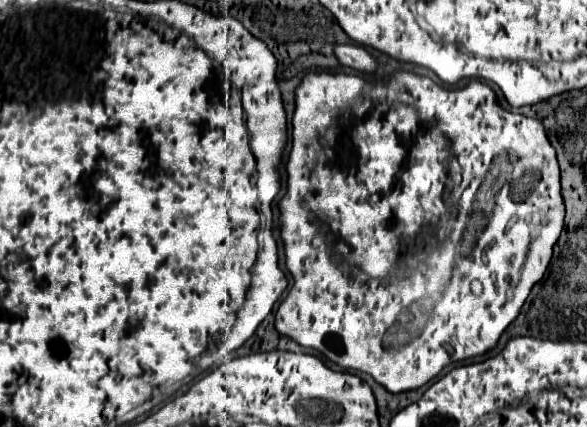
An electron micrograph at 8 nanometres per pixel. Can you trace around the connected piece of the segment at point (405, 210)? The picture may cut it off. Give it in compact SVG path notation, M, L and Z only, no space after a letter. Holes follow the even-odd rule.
M405 70L397 71L388 78L386 84L378 84L374 88L370 88L367 82L357 75L333 74L328 71L310 72L302 78L294 94L296 94L296 108L292 116L292 150L286 162L288 190L282 202L278 204L280 236L284 242L286 268L292 274L294 284L288 290L288 296L284 298L284 302L278 306L274 328L282 336L288 336L290 340L294 340L296 344L322 352L328 360L332 360L334 364L342 368L348 368L348 370L352 368L352 370L370 374L378 384L382 384L392 394L418 390L420 386L436 378L442 372L442 368L448 366L450 362L468 360L492 350L498 338L502 336L502 332L520 314L522 304L526 302L532 286L542 280L552 258L552 248L558 242L560 232L564 228L560 168L556 160L556 150L550 144L542 122L538 118L528 118L528 116L504 110L498 104L494 90L478 80L472 80L458 90L446 90L446 87L434 83L428 77ZM340 124L342 124L342 168L338 168L338 126ZM484 182L486 182L486 190L484 190L486 204L478 202L478 224L482 224L478 230L478 242L474 244L474 248L468 248L468 252L464 252L464 234L472 222L472 216L476 214L476 194Z

